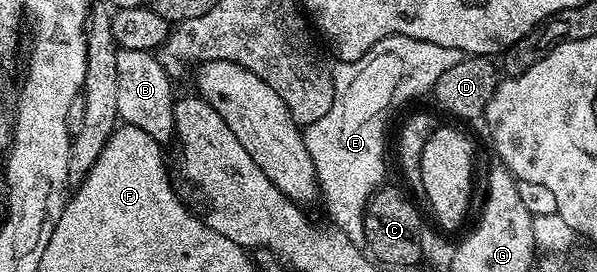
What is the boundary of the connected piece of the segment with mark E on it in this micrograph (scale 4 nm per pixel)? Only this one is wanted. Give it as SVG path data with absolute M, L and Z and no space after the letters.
M386 37L381 39L381 43L377 43L373 47L369 47L367 54L356 61L339 61L333 69L335 78L335 103L329 115L325 115L321 119L317 119L317 123L313 128L307 127L303 129L303 138L305 139L305 147L309 151L309 155L313 159L313 167L315 168L315 178L319 181L319 191L322 200L327 200L327 213L331 216L330 224L334 228L339 229L342 233L357 246L362 246L365 242L365 227L363 226L363 212L367 210L367 200L384 184L383 176L387 173L387 157L383 152L387 149L387 120L391 117L391 108L395 105L395 96L398 95L403 101L411 101L414 97L419 97L422 93L430 94L435 88L437 79L441 79L441 75L445 75L445 71L455 64L461 63L464 53L457 51L453 47L437 47L437 43L425 43L421 39L409 39L408 37Z

